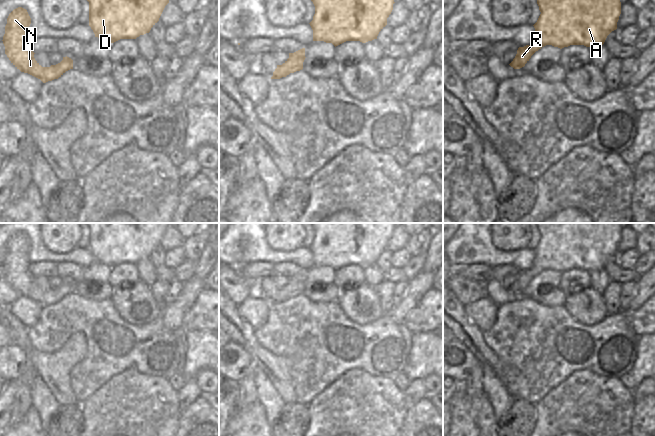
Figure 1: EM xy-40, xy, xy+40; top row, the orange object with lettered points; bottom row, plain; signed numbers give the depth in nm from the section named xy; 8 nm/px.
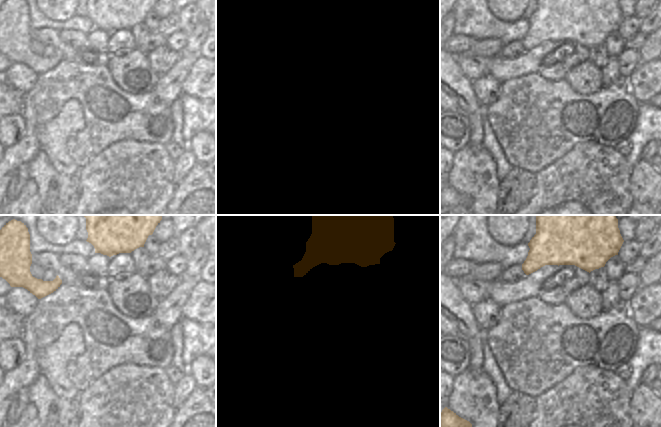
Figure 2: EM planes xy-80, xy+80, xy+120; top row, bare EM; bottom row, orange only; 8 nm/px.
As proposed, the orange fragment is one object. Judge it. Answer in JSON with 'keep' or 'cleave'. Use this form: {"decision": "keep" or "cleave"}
{"decision": "keep"}

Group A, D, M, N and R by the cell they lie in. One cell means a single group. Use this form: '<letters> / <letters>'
A D M N R

